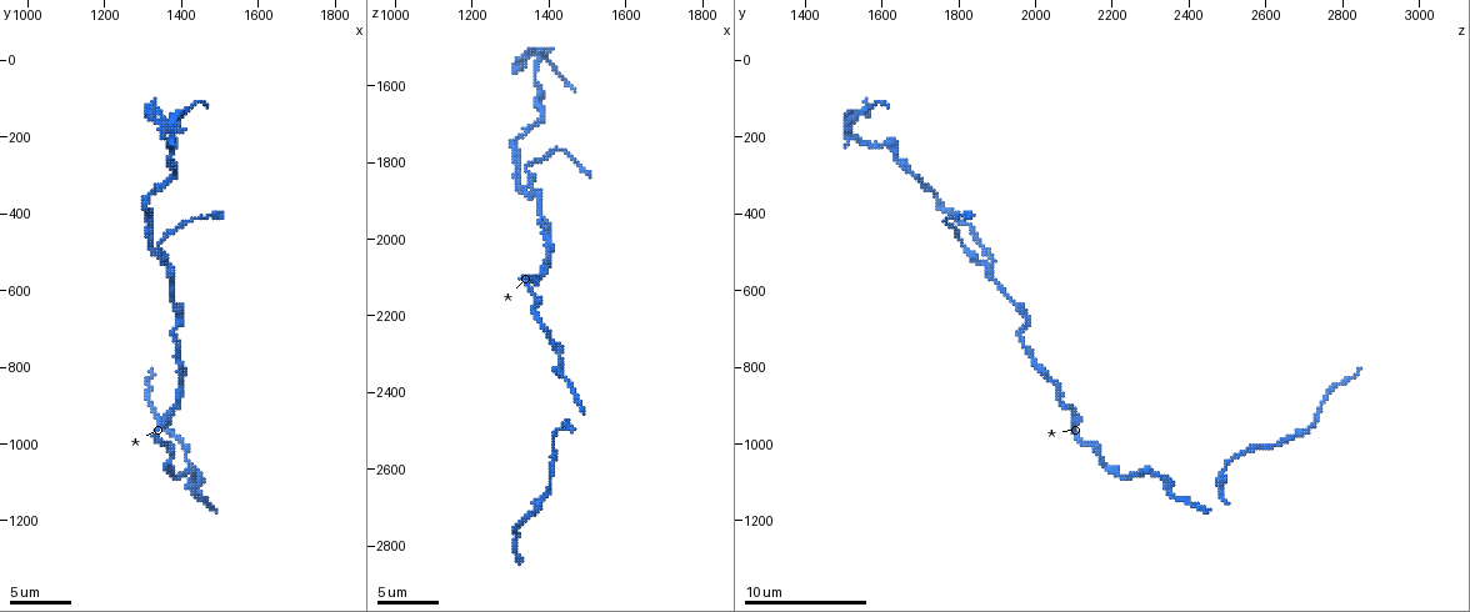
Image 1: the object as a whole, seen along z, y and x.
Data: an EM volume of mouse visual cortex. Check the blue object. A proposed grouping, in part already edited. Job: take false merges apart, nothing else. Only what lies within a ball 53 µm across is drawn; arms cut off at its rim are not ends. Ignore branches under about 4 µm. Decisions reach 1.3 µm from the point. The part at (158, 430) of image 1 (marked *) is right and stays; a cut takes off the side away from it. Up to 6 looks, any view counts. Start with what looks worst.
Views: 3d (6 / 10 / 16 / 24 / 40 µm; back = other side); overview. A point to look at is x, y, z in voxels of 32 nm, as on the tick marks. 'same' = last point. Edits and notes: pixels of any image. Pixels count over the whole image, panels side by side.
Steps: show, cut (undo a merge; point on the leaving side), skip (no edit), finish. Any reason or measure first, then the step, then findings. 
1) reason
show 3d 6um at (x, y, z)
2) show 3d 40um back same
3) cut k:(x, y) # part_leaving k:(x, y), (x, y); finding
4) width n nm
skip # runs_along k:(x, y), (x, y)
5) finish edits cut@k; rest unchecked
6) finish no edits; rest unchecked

three-way junction
show 3d 10um at (1360, 525, 1870)

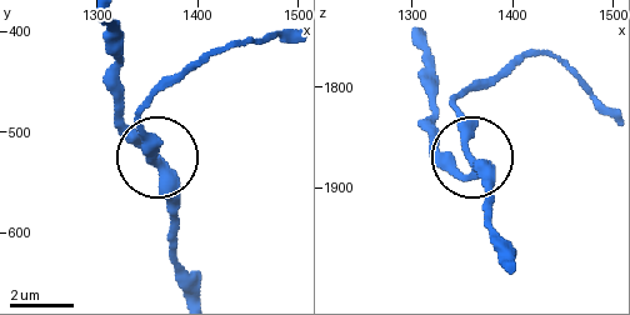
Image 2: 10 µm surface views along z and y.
arms 3
skip # runs_along 2:(185, 293), (169, 180), (136, 110); all the same cell

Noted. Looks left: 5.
show 3d 10um at (1365, 160, 1520)

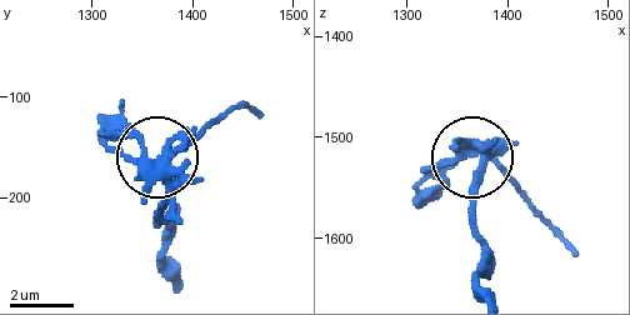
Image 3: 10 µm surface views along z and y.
cut 3:(174, 139) # two cells meet here

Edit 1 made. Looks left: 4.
two arms at a narrow angle
show 3d 10um at (1325, 345, 1730)

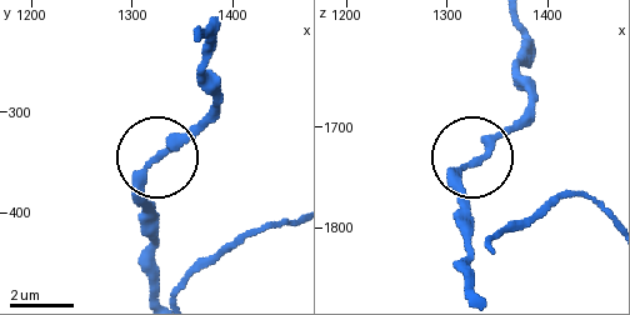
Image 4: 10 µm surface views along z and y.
arms 3
skip # runs_along 4:(156, 289), (156, 216), (140, 176), (210, 106); continuous, no second cell

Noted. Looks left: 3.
finish edits cut@3; rest unchecked

